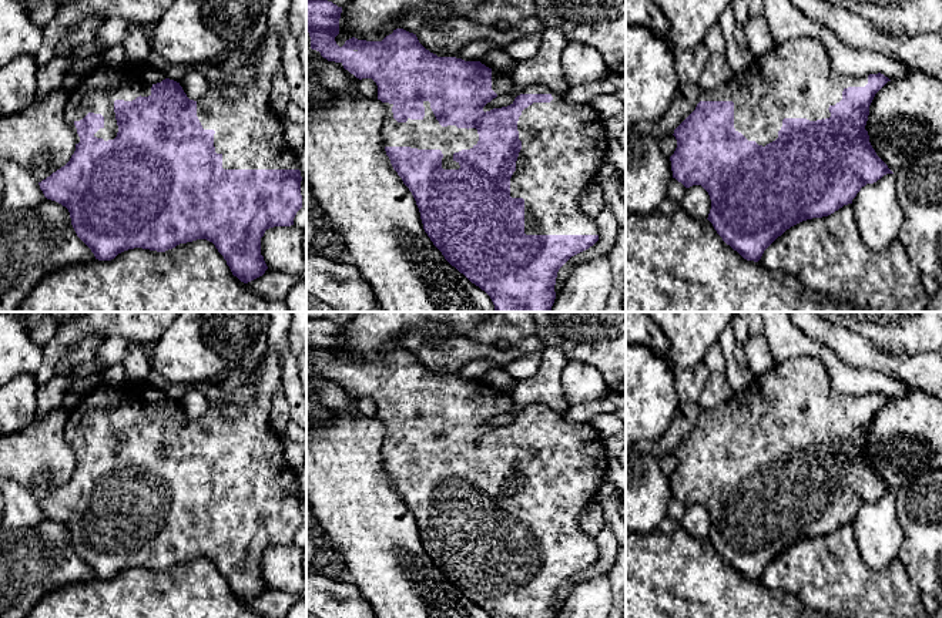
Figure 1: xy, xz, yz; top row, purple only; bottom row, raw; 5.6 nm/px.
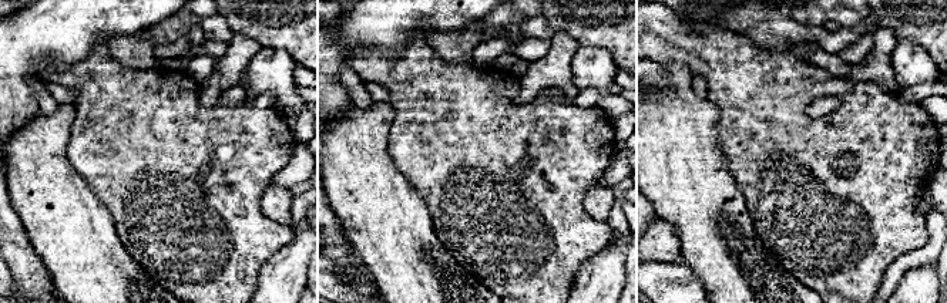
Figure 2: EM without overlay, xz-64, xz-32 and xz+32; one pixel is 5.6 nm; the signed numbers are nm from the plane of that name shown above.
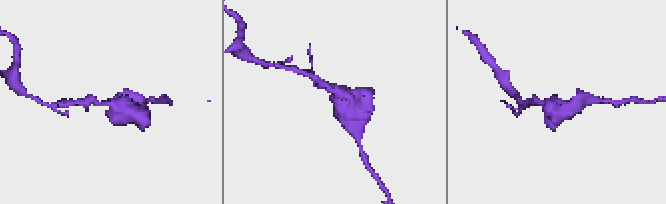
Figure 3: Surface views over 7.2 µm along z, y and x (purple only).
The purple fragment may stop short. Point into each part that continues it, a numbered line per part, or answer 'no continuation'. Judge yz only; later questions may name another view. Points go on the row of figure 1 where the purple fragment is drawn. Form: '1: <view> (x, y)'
1: yz (795, 80)

